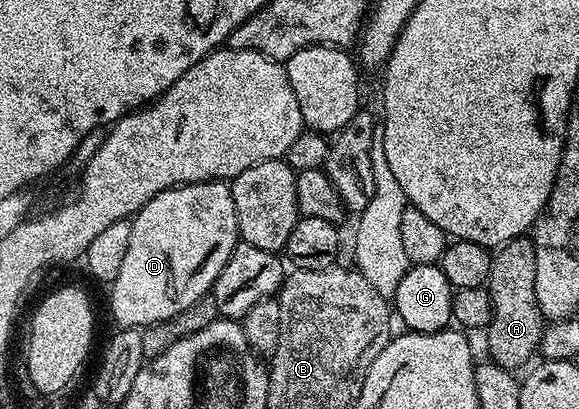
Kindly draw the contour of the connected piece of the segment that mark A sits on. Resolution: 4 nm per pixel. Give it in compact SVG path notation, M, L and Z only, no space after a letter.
M523 236L505 242L493 251L490 274L484 283L490 291L490 325L485 327L486 346L490 349L489 361L505 370L518 369L533 354L539 353L542 344L544 319L536 300L536 248L533 237Z

